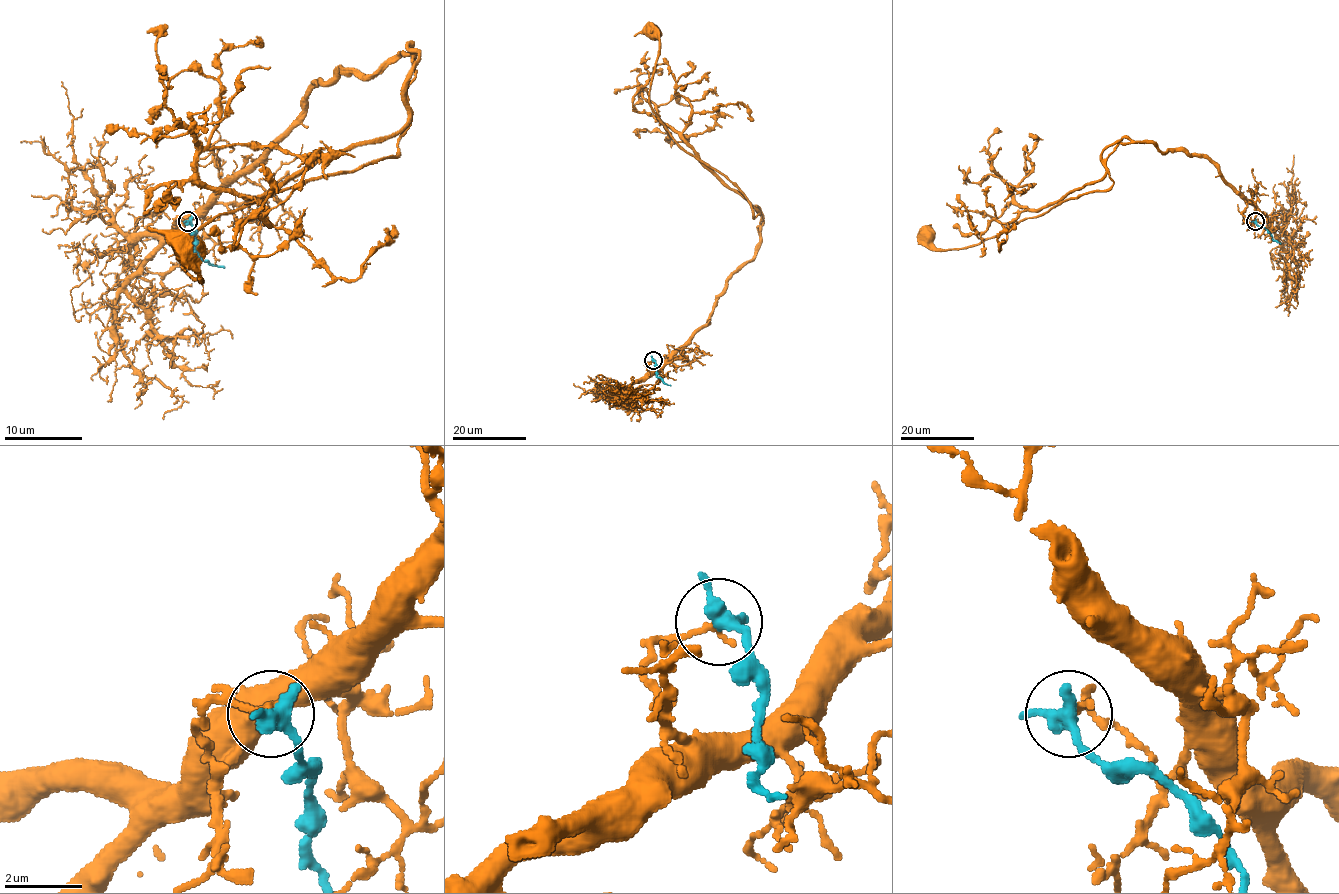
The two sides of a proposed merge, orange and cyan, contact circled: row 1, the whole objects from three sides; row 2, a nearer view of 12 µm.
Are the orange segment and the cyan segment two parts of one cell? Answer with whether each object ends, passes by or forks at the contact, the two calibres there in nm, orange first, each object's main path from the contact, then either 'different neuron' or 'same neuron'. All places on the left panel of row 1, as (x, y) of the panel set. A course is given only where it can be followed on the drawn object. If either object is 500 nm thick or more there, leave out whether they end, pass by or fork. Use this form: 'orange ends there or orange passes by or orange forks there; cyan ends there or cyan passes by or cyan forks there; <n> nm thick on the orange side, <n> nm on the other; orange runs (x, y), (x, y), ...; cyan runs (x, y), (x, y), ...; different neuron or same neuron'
orange ends there; cyan passes by; 180 nm thick on the orange side, 400 nm on the other; orange runs (188, 221), (320, 83), (413, 55), (398, 131), (217, 215), (180, 250), (200, 281), (182, 250); cyan runs (188, 221), (196, 232), (198, 255), (213, 265), (225, 267); different neuron

